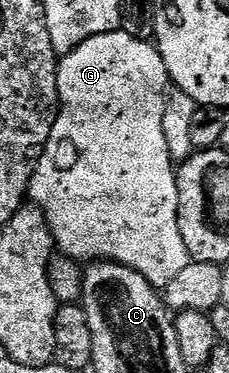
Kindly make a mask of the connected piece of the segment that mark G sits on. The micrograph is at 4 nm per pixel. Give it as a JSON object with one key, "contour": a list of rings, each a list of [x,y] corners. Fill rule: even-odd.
{"contour":[[[116,31],[106,33],[105,35],[95,35],[81,43],[81,47],[77,47],[72,53],[62,54],[59,62],[59,74],[57,75],[57,91],[59,92],[59,115],[55,118],[55,126],[51,132],[51,138],[47,141],[47,148],[44,149],[39,157],[39,164],[35,167],[35,173],[31,177],[31,187],[29,197],[41,210],[46,222],[51,227],[51,236],[55,238],[55,244],[60,254],[74,257],[80,263],[94,263],[100,259],[104,261],[116,261],[122,265],[128,265],[130,269],[135,269],[141,275],[145,275],[145,279],[149,279],[149,283],[156,287],[165,287],[173,279],[177,279],[177,275],[181,275],[181,271],[185,271],[185,267],[192,262],[189,251],[185,247],[185,239],[181,239],[181,231],[179,230],[179,200],[177,199],[177,179],[175,178],[177,169],[169,155],[169,143],[165,143],[165,115],[168,111],[169,100],[167,101],[167,85],[169,89],[169,78],[167,76],[167,68],[165,67],[165,59],[159,54],[158,48],[150,40],[144,39],[142,36],[134,37],[131,33],[123,33],[124,31]]]}

